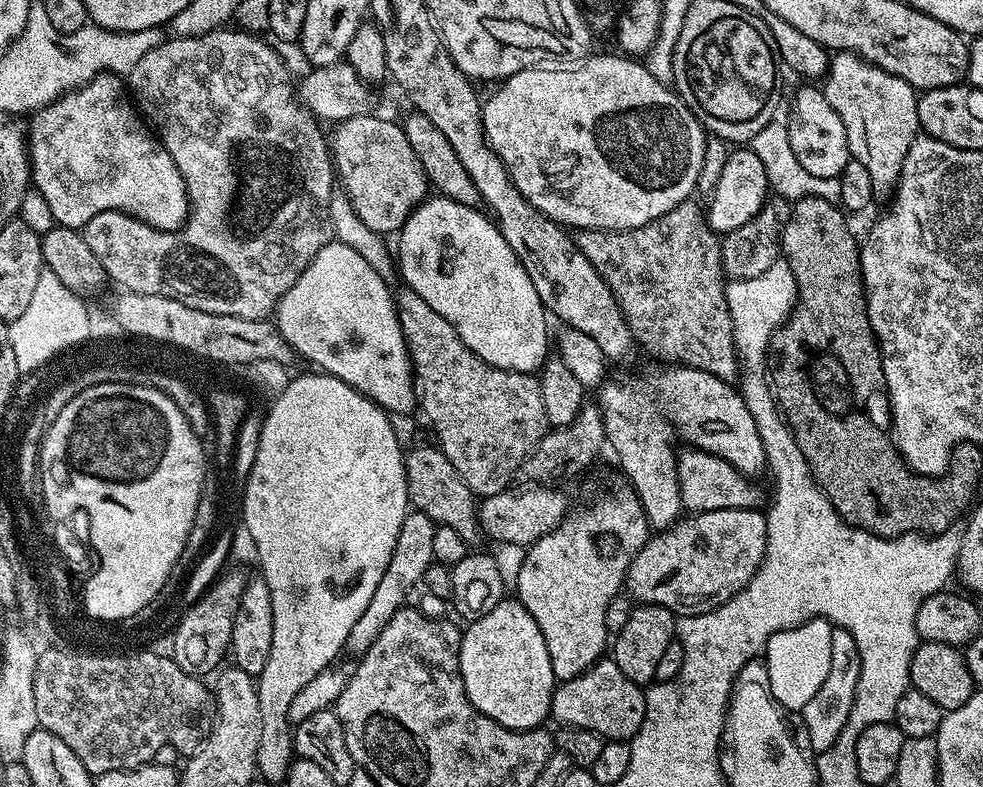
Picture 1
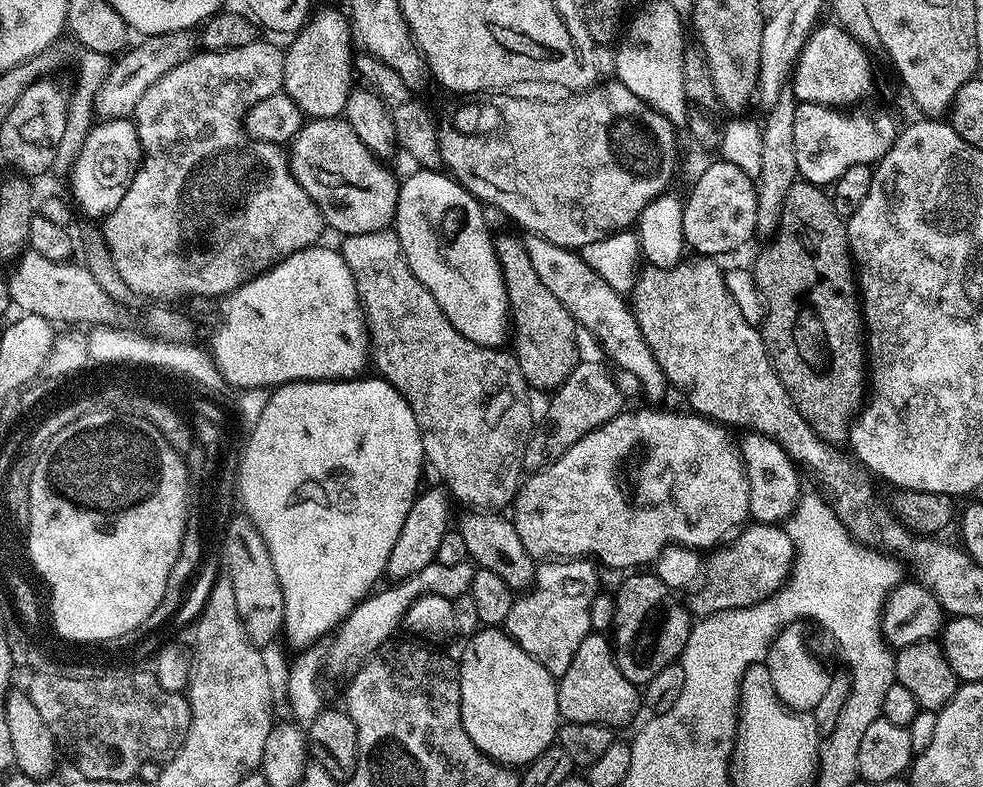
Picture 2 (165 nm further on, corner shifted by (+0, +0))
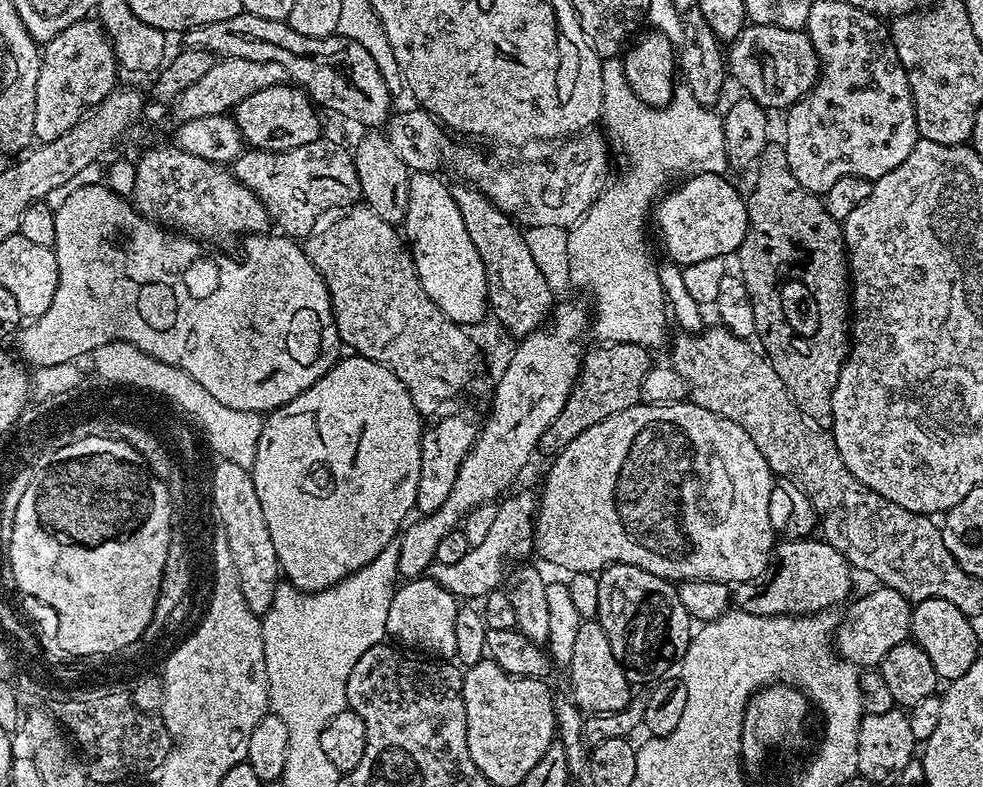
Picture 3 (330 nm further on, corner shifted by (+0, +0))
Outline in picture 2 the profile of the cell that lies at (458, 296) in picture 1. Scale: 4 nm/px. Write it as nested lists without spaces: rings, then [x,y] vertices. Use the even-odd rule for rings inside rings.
[[[416,170],[413,176],[403,177],[398,194],[394,231],[404,251],[404,260],[410,266],[414,278],[418,278],[418,282],[422,282],[422,286],[426,286],[426,290],[434,294],[434,302],[438,302],[442,314],[451,322],[454,330],[458,330],[475,344],[500,348],[504,335],[507,332],[509,335],[510,332],[508,291],[496,257],[494,236],[488,233],[483,210],[485,211],[481,201],[452,179],[451,175],[440,170]]]

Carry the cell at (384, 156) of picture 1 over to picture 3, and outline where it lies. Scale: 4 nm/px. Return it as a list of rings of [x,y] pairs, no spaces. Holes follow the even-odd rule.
[[[327,138],[298,146],[294,150],[265,152],[263,150],[245,150],[240,157],[233,160],[230,171],[238,183],[249,188],[264,204],[269,217],[277,224],[279,231],[289,238],[304,238],[317,227],[316,219],[331,208],[347,209],[361,199],[360,183],[356,173],[356,162],[351,151],[331,144]]]

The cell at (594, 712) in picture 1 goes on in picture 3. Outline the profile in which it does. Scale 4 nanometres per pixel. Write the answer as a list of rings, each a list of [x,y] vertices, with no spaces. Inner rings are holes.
[[[581,620],[578,626],[578,638],[574,642],[574,654],[566,665],[570,699],[581,712],[613,712],[622,710],[634,699],[633,685],[629,684],[614,650],[610,650],[610,638],[602,630],[599,620]]]

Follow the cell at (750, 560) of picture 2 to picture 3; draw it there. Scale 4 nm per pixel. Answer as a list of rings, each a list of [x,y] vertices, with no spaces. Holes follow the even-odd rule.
[[[784,538],[775,545],[774,563],[767,579],[739,585],[734,592],[734,604],[741,612],[759,616],[811,616],[835,609],[839,600],[847,601],[848,591],[852,588],[852,576],[854,572],[848,560],[841,552],[834,550],[827,540]]]

